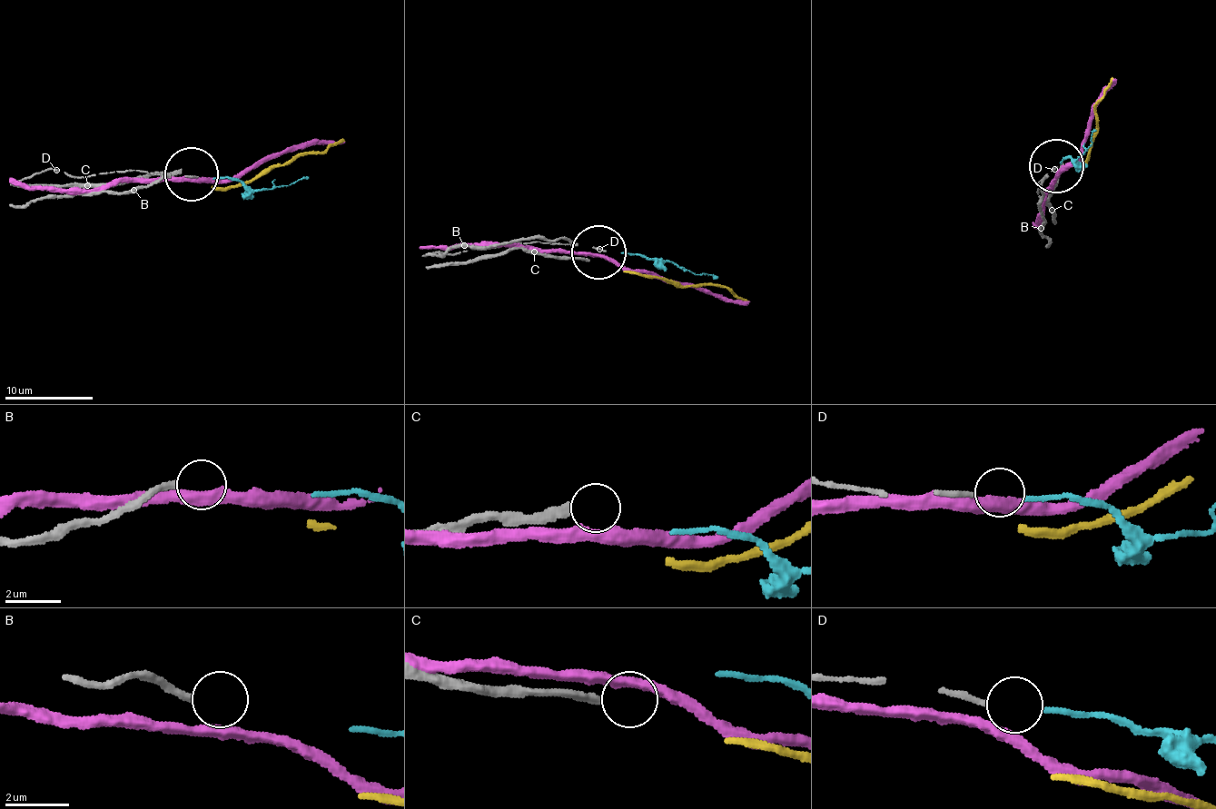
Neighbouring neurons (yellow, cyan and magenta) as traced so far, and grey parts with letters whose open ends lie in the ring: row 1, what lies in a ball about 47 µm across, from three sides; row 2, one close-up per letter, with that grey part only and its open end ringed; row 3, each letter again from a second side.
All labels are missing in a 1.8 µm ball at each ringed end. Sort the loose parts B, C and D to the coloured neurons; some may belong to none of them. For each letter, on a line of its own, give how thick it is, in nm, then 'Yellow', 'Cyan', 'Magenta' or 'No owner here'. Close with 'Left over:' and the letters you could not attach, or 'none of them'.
B: Thickness 240 nm. No owner here
C: Thickness 280 nm. No owner here
D: Thickness 180 nm. No owner here
Left over: B, C, D

